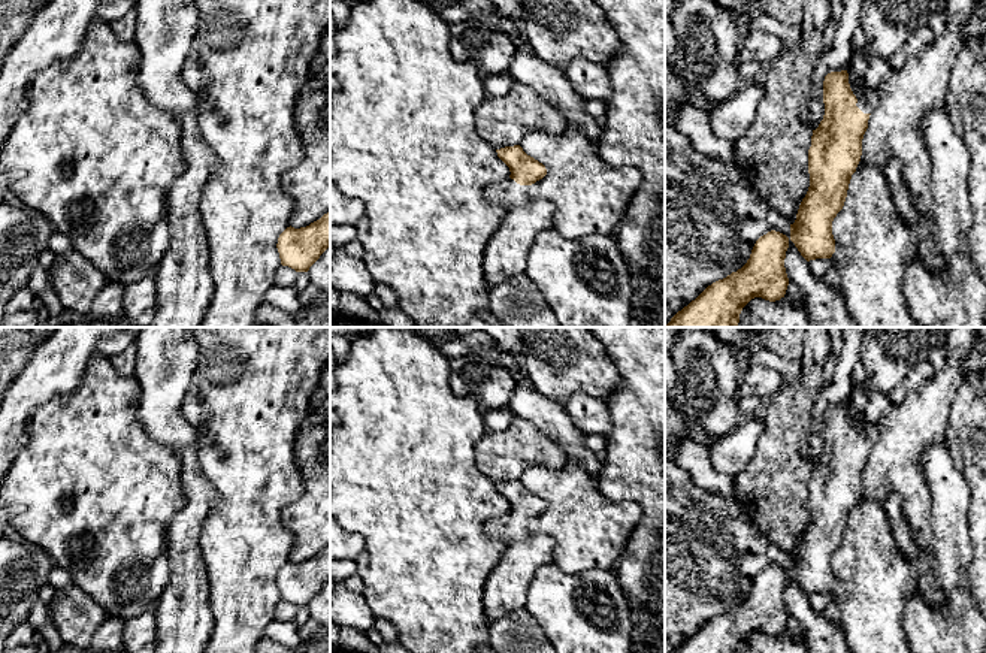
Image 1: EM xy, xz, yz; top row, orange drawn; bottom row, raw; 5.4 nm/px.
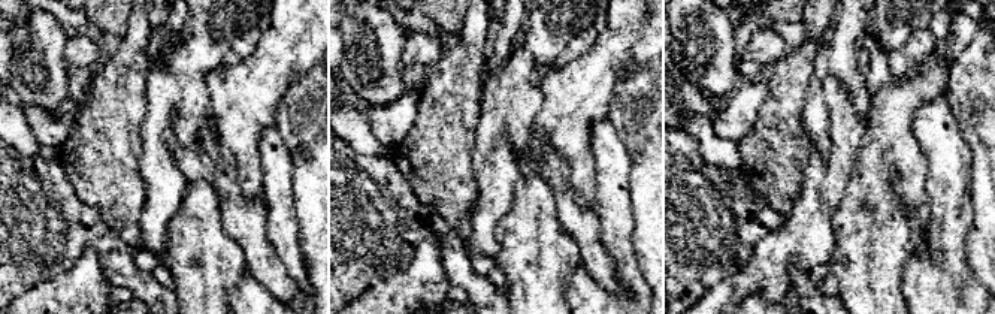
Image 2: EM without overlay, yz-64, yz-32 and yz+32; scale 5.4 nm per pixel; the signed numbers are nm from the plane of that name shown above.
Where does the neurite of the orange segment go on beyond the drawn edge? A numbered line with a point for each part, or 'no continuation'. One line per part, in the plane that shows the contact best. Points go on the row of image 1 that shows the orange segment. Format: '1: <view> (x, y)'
1: yz (888, 24)

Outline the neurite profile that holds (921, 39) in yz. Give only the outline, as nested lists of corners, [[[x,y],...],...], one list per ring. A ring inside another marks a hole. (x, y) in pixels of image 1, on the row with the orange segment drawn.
[[[929,25],[916,30],[907,42],[889,57],[890,67],[893,70],[901,69],[907,61],[923,54],[931,46],[934,37],[935,33]]]

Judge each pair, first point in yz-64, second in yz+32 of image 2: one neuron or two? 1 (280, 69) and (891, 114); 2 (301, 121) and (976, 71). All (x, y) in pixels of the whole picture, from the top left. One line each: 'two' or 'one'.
1: one
2: one

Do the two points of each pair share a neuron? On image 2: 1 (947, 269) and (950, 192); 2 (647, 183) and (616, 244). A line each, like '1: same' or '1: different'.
1: same
2: different

